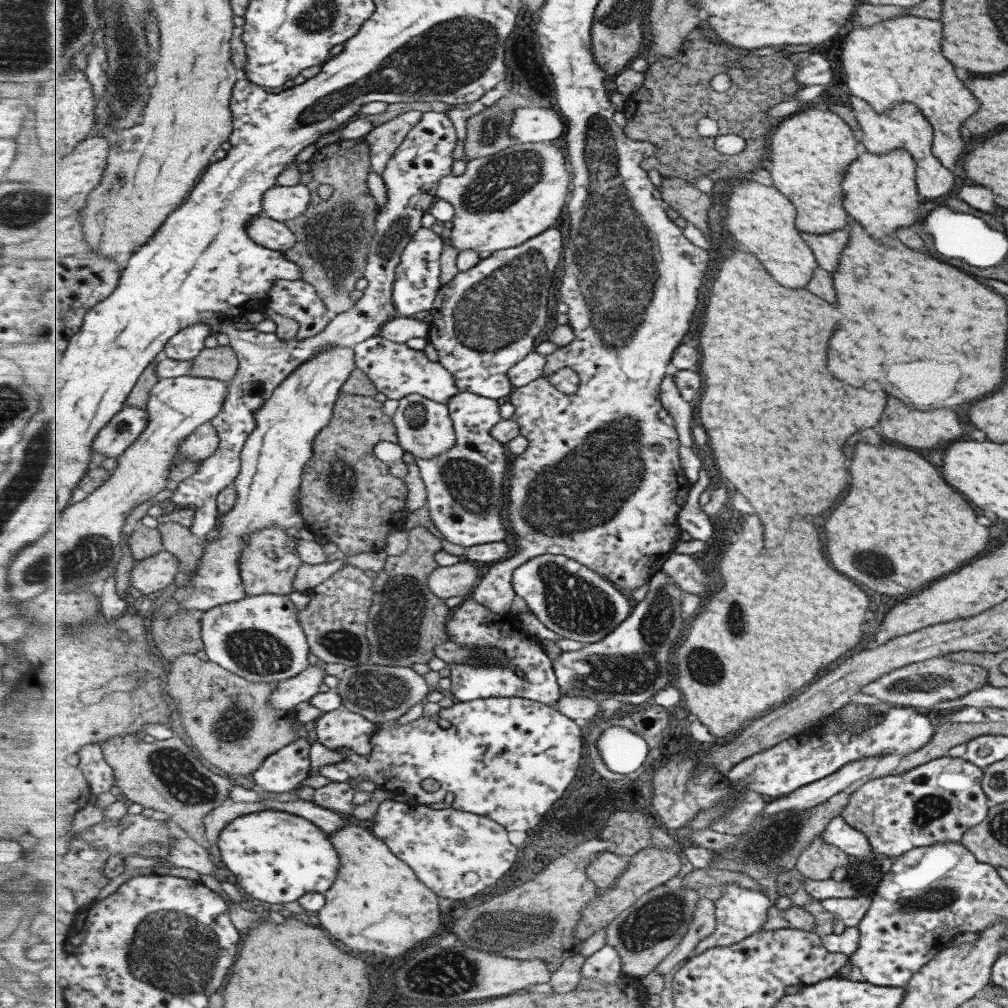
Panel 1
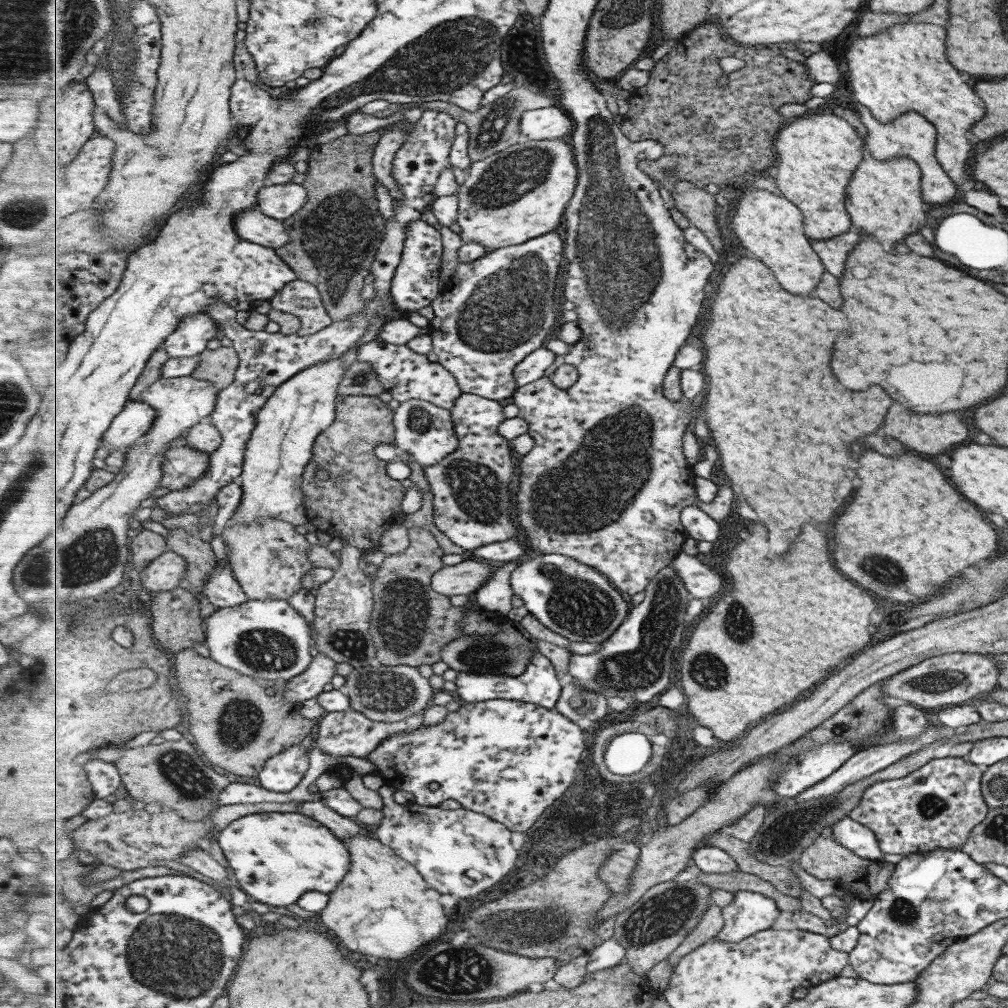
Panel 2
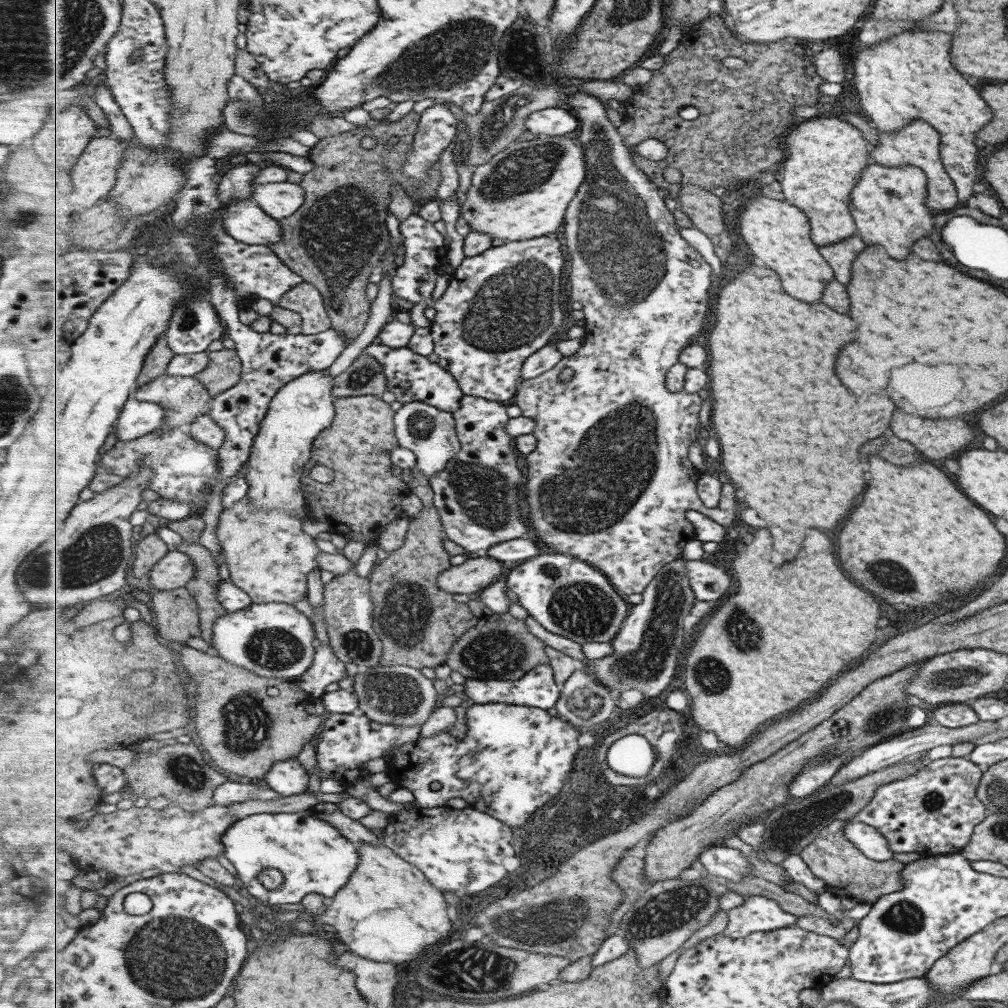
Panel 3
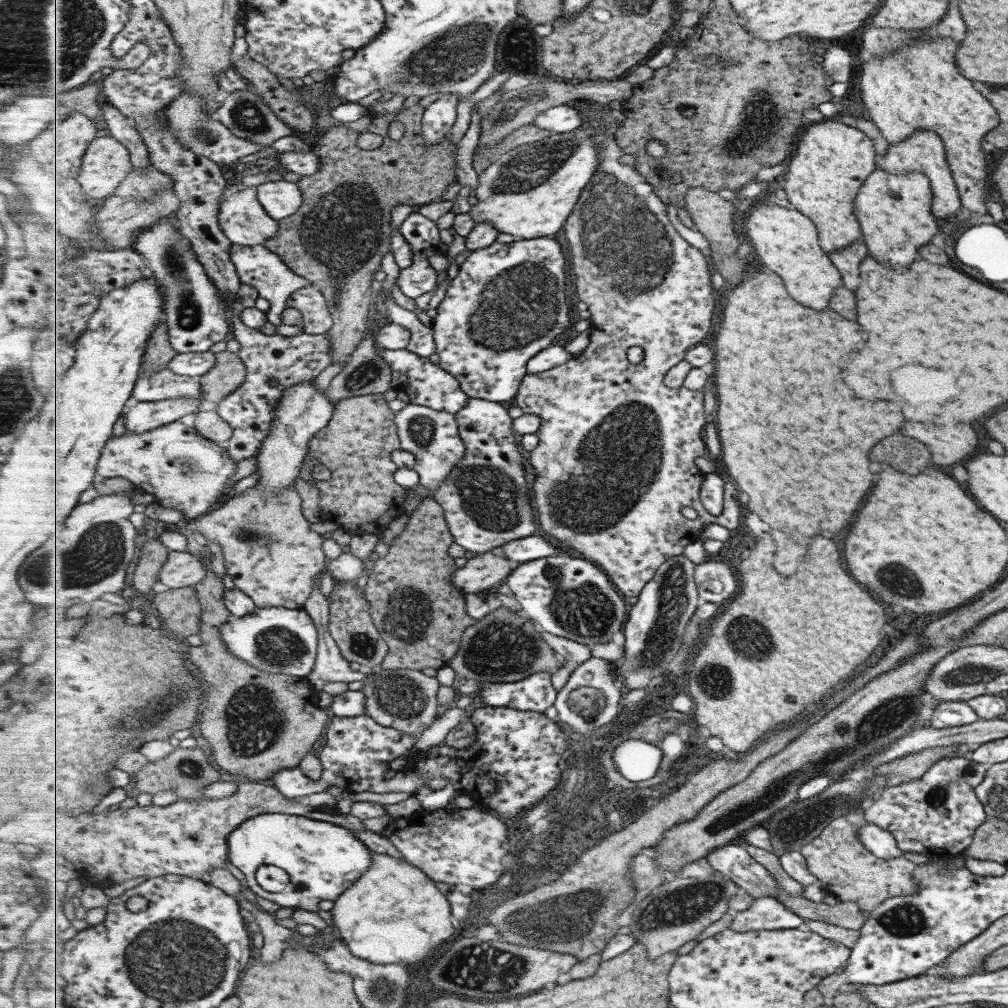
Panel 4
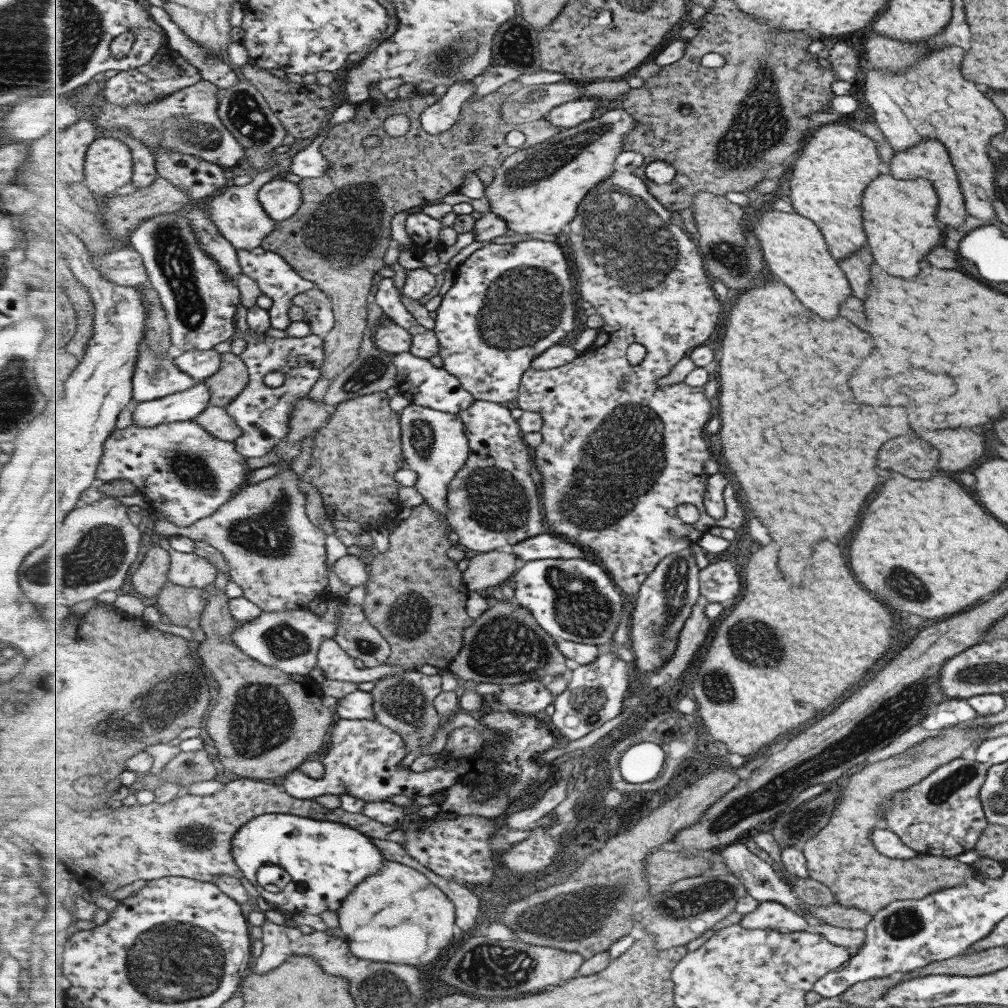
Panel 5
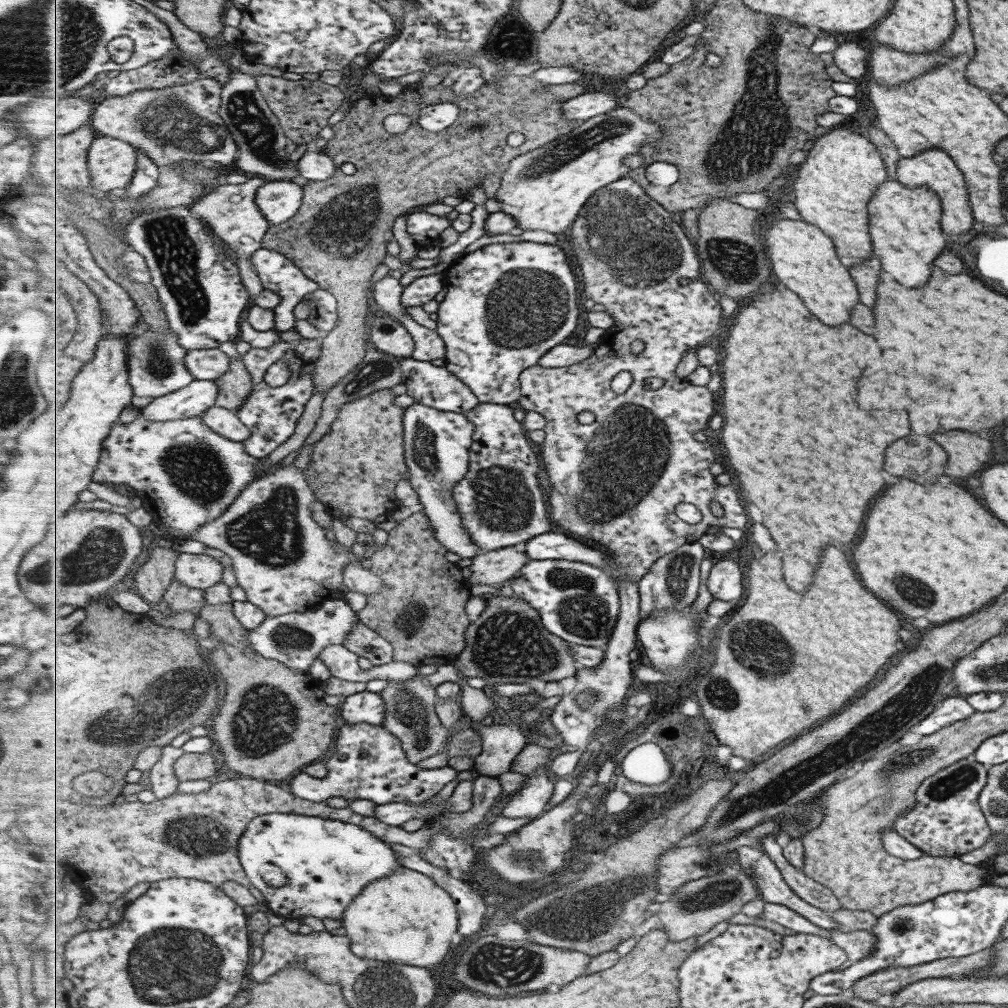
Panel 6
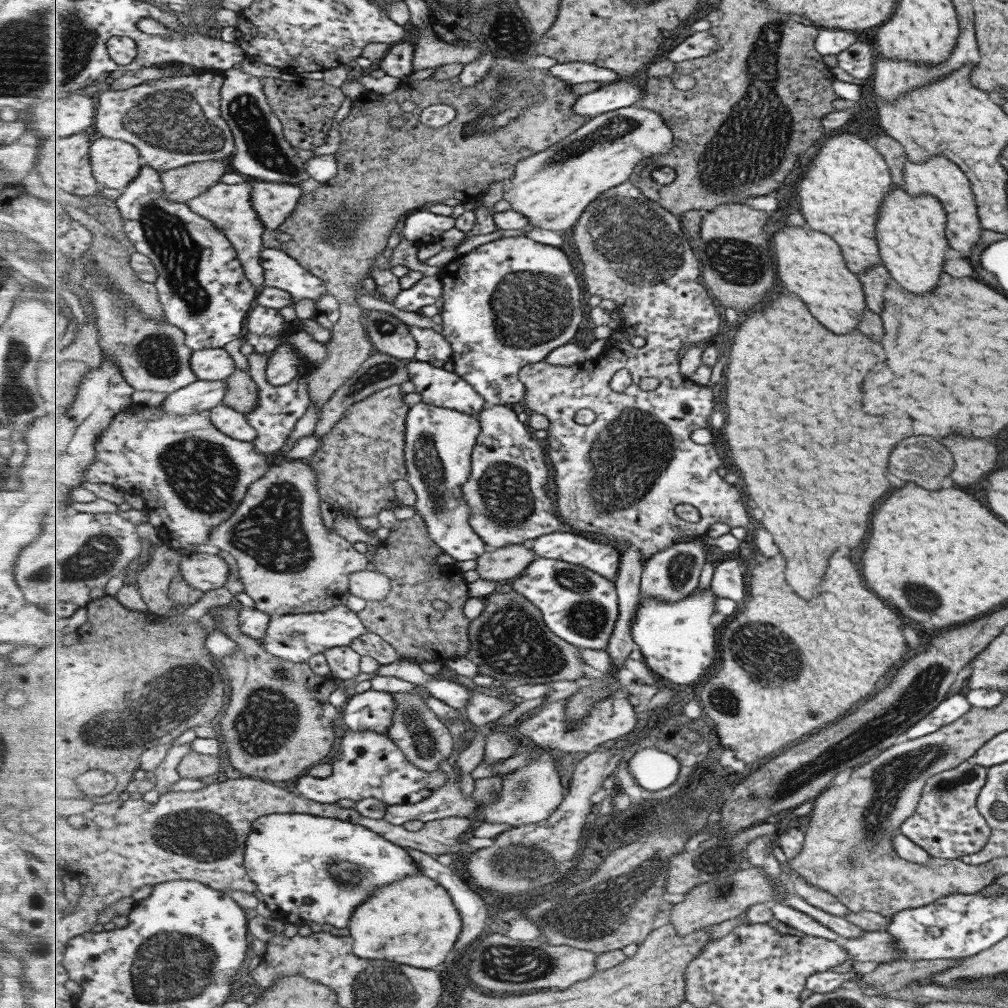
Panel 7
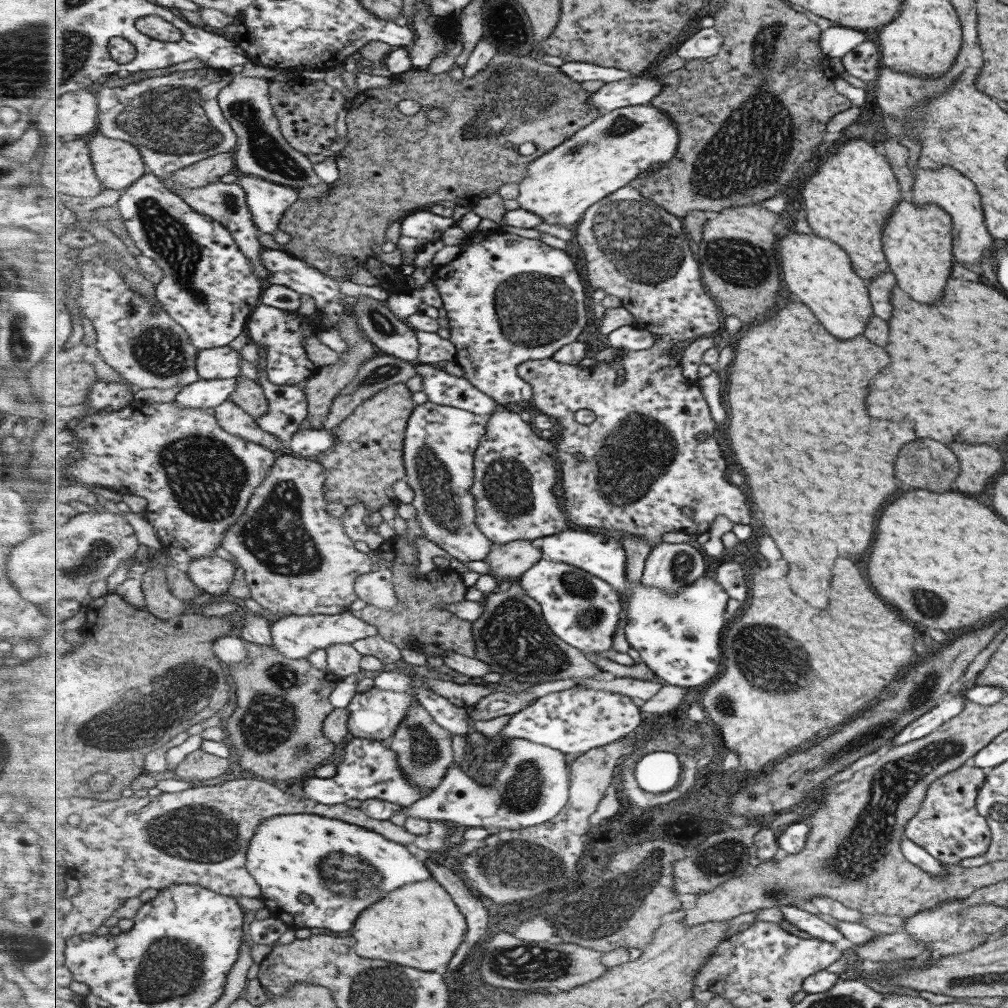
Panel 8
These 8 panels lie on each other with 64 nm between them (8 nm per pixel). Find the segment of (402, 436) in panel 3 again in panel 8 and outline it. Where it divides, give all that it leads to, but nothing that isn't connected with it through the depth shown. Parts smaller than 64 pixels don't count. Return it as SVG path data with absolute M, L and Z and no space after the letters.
M427 401L426 403L417 406L413 415L409 418L406 430L404 460L407 478L405 481L414 491L414 499L411 504L417 510L416 514L421 524L423 524L426 538L462 563L477 562L477 560L485 561L488 558L489 553L496 548L490 538L485 535L485 533L481 531L481 528L479 528L479 525L477 525L477 501L476 496L472 493L472 486L475 484L476 480L476 450L480 447L481 439L483 439L488 432L488 424L489 415L477 415L476 413L467 412L461 408L453 408L448 405L435 404L435 402Z

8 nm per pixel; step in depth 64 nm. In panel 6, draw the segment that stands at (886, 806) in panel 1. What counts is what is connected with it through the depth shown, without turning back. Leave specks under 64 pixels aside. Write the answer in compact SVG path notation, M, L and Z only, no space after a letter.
M959 760L929 776L915 792L915 805L893 823L893 829L908 843L914 844L925 854L933 857L957 857L983 846L990 828L980 812L977 797L986 782L987 764Z

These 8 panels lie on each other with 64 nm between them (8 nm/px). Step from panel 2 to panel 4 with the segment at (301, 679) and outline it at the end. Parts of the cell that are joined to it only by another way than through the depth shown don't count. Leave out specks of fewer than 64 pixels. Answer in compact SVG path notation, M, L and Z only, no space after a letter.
M317 578L315 590L305 604L306 611L316 618L320 631L320 642L316 658L316 666L307 676L309 683L321 693L327 682L359 682L367 680L369 673L359 672L351 668L351 661L341 653L337 641L333 638L328 626L330 624L329 598L322 588L322 578Z

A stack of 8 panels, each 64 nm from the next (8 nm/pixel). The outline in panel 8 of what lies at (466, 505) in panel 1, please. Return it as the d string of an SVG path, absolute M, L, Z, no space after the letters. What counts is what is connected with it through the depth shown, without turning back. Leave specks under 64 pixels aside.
M506 410L497 412L496 414L489 415L488 432L484 438L481 439L480 447L476 450L476 480L472 486L472 493L476 496L477 501L477 525L481 531L487 535L495 546L504 546L505 544L512 543L515 540L531 540L536 541L547 536L553 536L557 533L563 532L569 526L567 514L563 512L563 504L559 502L557 494L555 494L555 486L559 484L559 460L557 460L557 444L556 440L543 439L539 435L537 429L531 422L521 420L519 414L515 412L508 412Z

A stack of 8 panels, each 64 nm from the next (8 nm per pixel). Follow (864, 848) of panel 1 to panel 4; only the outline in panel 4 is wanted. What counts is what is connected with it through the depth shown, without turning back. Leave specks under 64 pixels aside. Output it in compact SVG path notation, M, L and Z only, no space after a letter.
M871 823L863 824L863 826L857 828L857 836L860 837L864 847L876 857L893 859L901 854L893 835L877 825L872 825Z

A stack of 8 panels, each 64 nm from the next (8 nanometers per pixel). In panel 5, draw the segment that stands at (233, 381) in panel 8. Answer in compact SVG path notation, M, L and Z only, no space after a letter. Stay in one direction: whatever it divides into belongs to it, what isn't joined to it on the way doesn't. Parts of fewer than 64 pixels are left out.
M199 381L187 391L177 392L159 400L139 402L133 412L132 424L155 427L163 423L196 420L211 403L211 387Z

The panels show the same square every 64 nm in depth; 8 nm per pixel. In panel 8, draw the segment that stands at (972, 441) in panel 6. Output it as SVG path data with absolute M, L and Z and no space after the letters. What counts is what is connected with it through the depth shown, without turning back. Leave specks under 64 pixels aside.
M951 444L951 452L957 456L959 463L953 484L958 492L969 497L983 492L1003 468L1001 454L983 444Z

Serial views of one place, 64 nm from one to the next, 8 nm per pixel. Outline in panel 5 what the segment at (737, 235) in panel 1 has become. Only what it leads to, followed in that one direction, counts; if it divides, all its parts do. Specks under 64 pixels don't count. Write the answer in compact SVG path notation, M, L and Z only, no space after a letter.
M763 207L758 222L751 228L770 271L779 276L783 283L788 284L793 292L797 292L797 298L807 308L817 312L817 316L821 316L823 320L835 320L831 316L839 316L841 300L849 298L851 290L843 270L828 251L827 241L819 226L796 211L787 213Z

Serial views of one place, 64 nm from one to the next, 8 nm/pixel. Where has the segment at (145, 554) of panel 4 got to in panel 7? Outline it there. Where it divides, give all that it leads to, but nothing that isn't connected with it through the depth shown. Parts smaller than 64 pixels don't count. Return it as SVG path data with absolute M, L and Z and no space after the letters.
M165 544L151 552L151 562L138 573L137 585L149 609L162 617L175 616L181 608L169 597L172 578L180 572L182 554Z

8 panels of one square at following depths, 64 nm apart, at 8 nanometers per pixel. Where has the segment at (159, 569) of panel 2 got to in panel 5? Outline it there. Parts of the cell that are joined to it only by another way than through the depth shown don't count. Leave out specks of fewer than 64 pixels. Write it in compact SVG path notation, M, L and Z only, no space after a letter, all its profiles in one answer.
M166 537L161 538L157 543L171 554L171 570L169 570L171 583L200 589L215 584L220 571L215 563L199 554L185 554L171 549Z

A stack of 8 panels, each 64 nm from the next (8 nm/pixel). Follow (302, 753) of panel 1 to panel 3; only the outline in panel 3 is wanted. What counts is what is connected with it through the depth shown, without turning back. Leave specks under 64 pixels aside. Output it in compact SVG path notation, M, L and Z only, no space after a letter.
M297 759L277 762L265 782L283 798L300 795L309 790L309 774Z

